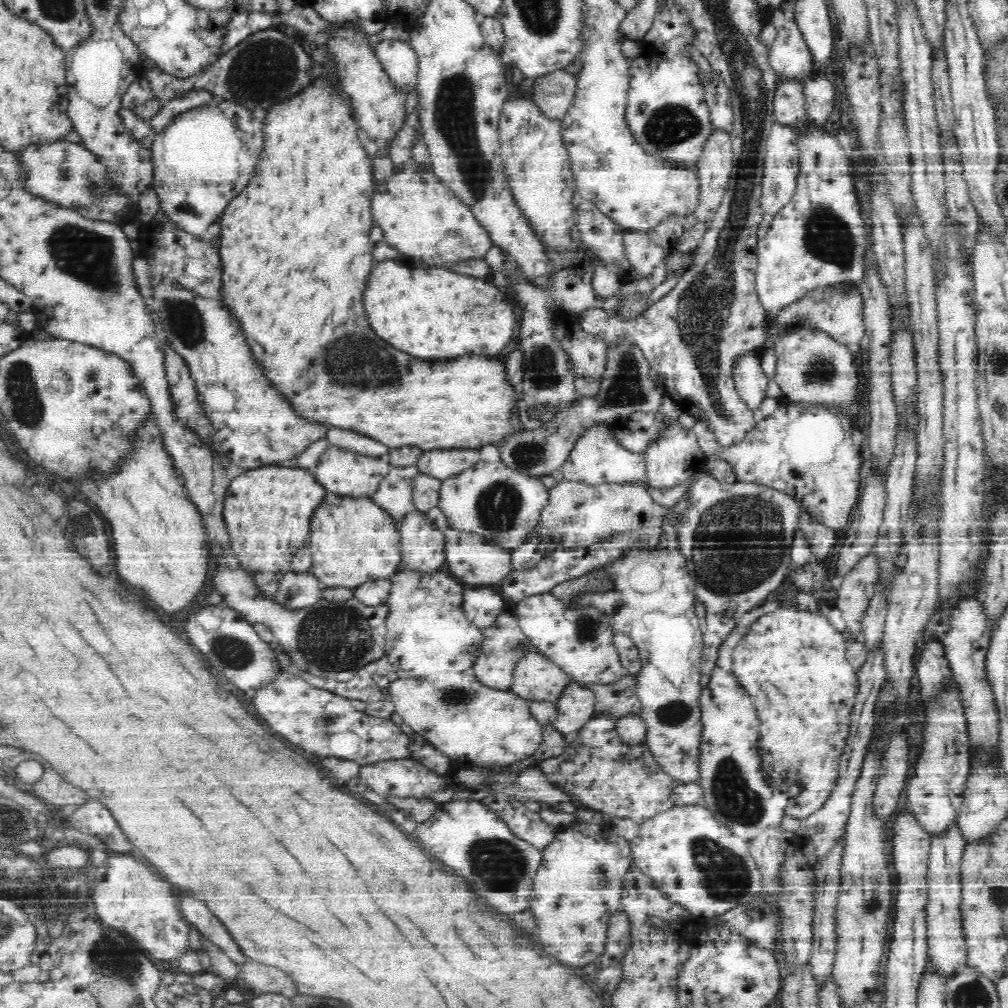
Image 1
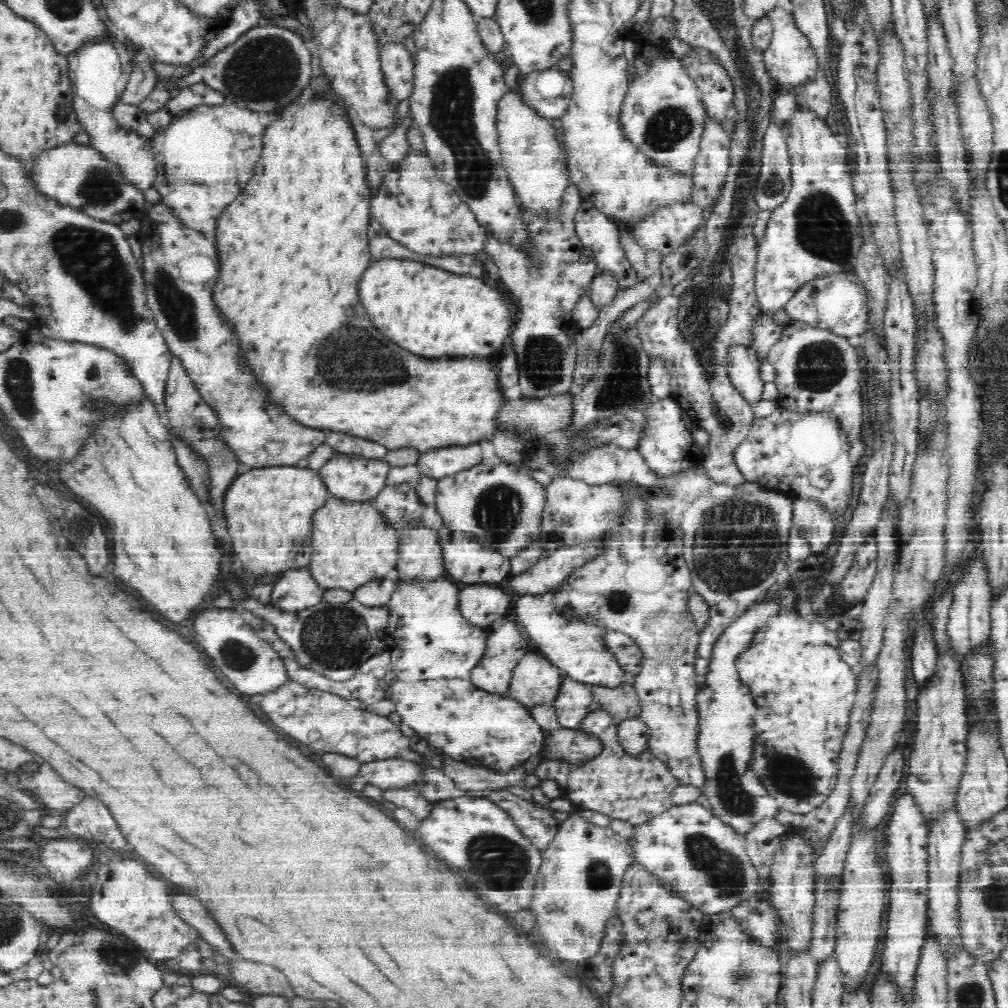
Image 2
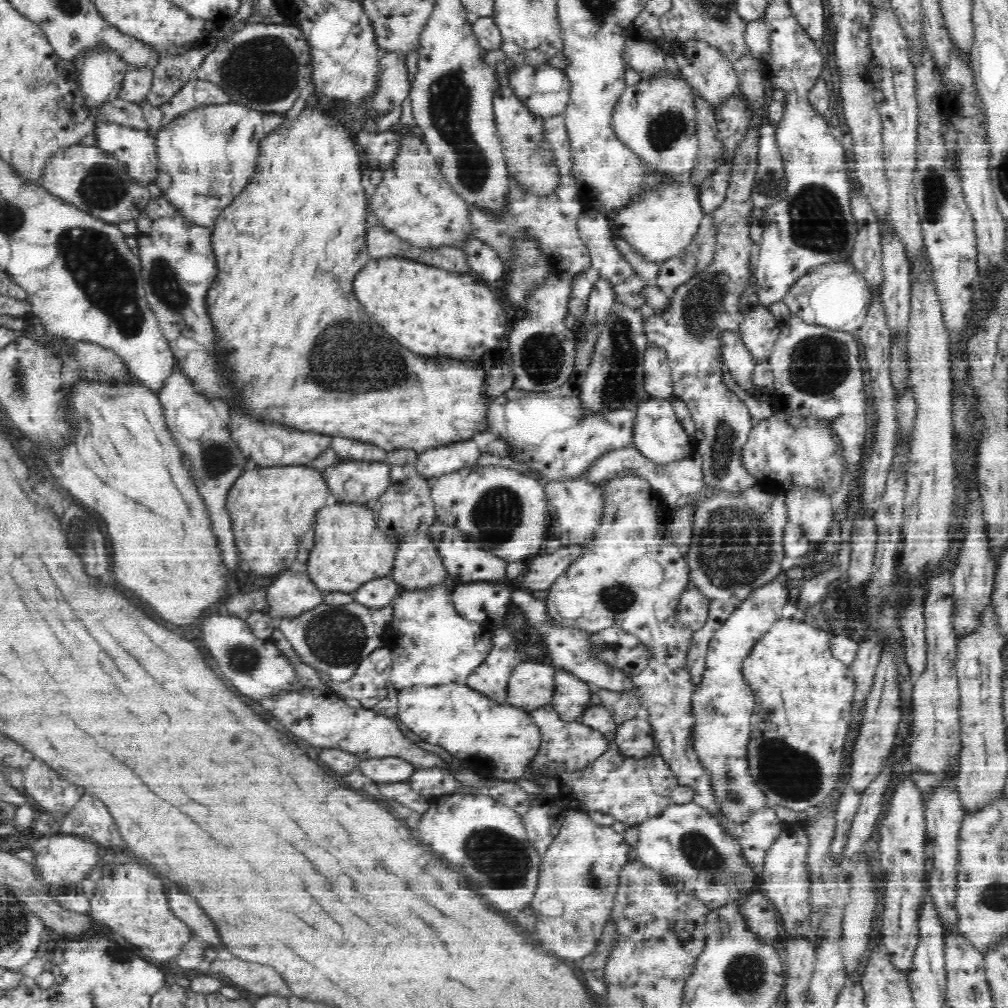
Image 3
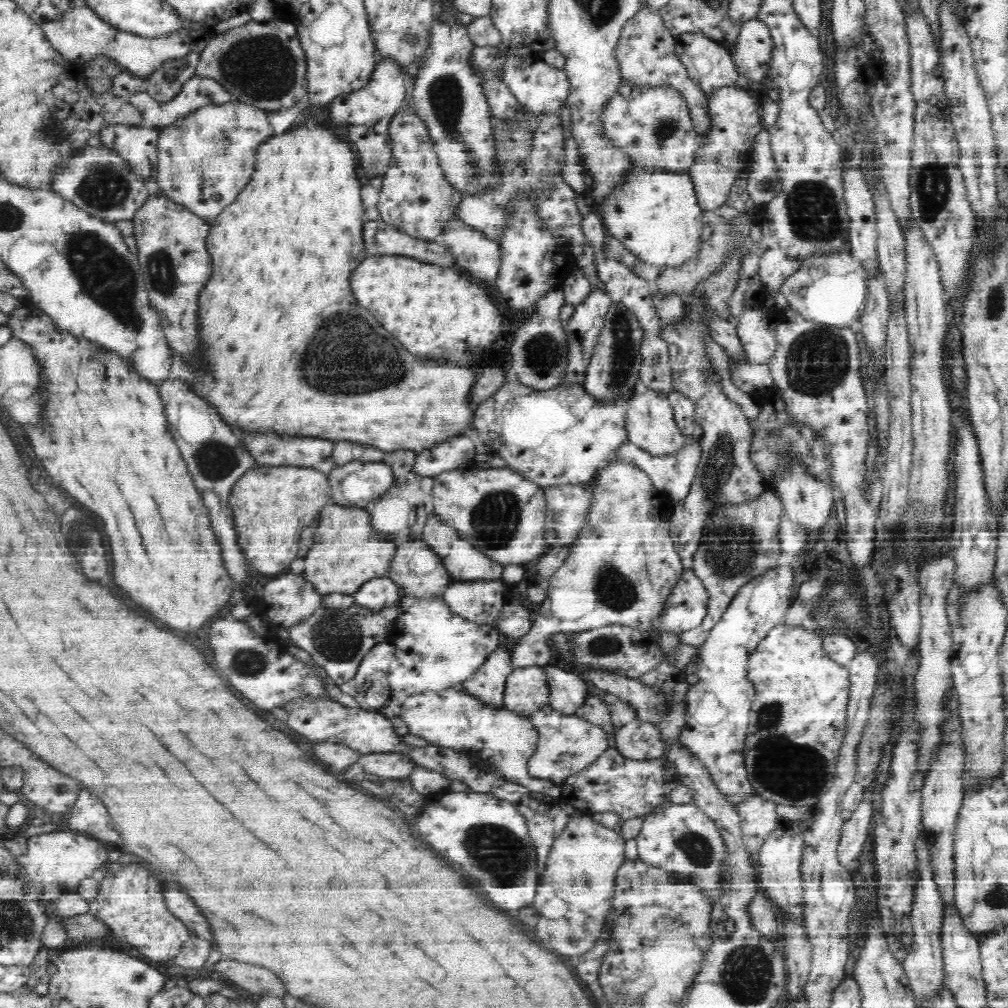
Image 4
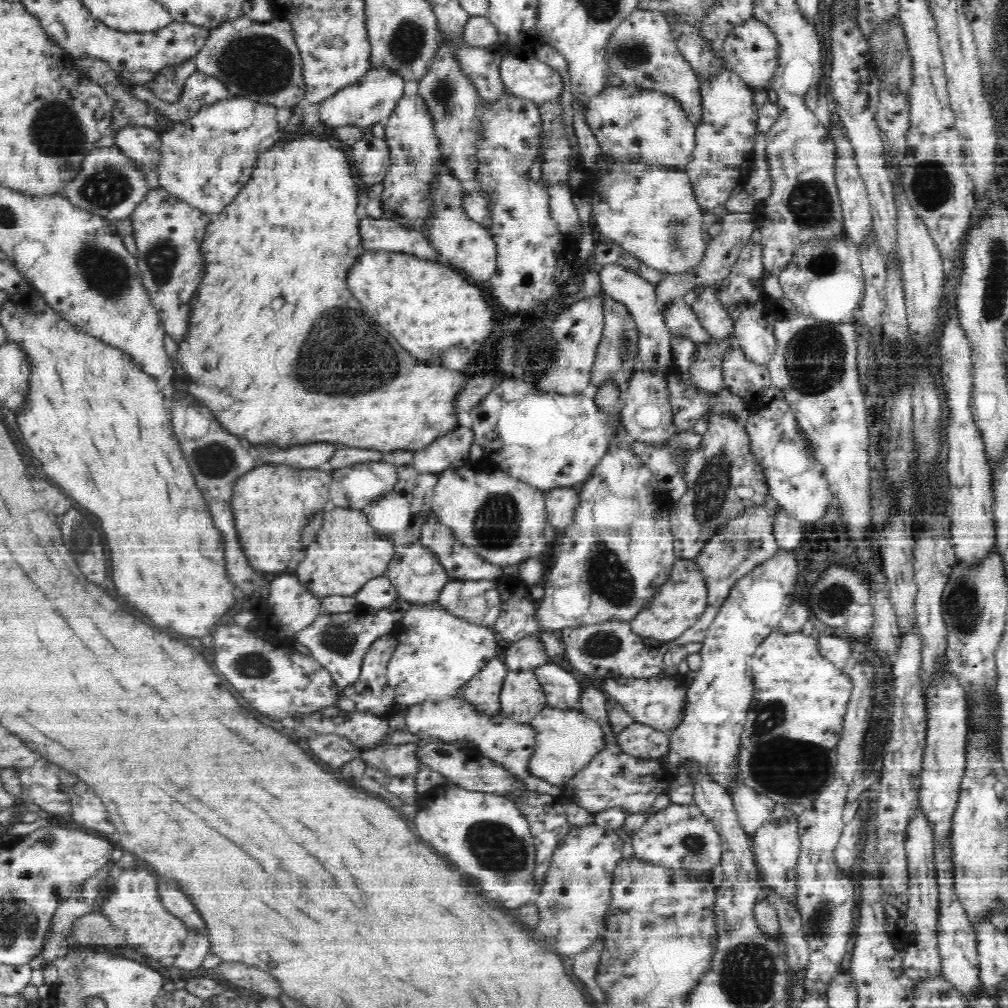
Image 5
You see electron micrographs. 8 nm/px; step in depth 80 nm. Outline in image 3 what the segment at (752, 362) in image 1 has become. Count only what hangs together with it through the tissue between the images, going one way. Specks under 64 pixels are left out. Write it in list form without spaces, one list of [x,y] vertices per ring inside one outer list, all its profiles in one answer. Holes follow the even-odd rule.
[[[728,334],[723,338],[723,364],[732,381],[745,396],[754,398],[759,388],[753,381],[758,362],[752,356],[746,343],[740,337]]]

